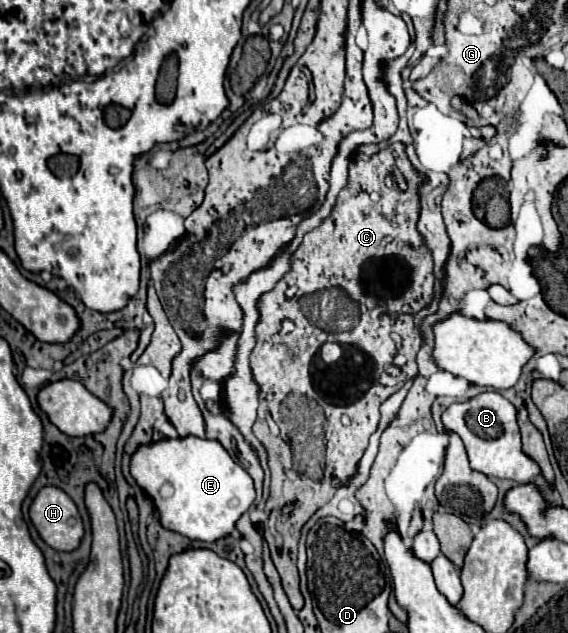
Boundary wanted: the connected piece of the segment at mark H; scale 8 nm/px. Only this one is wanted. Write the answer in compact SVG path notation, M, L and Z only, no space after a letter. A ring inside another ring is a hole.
M54 486L38 490L30 504L30 520L36 526L40 538L60 552L76 550L84 526L72 498Z

